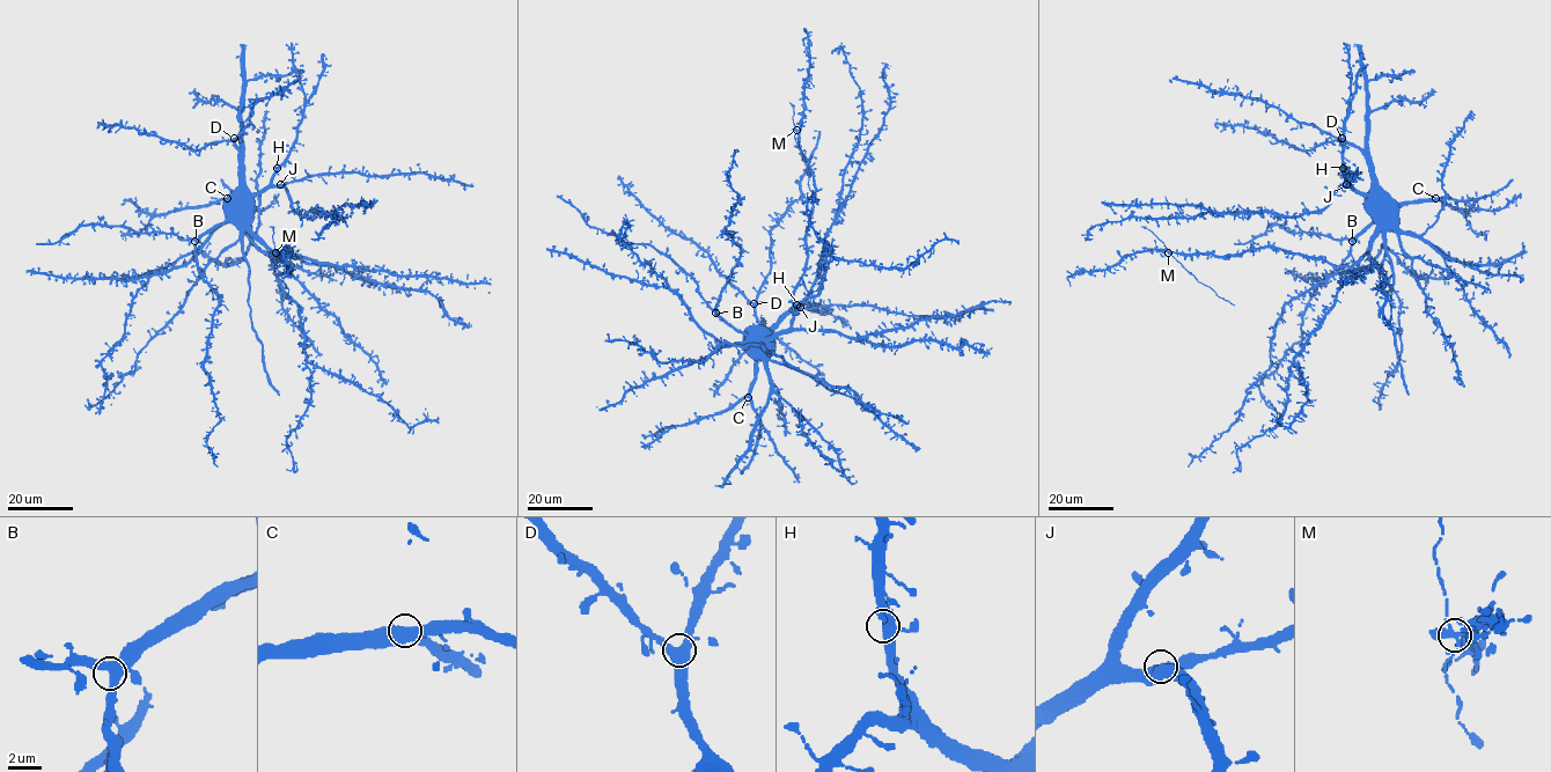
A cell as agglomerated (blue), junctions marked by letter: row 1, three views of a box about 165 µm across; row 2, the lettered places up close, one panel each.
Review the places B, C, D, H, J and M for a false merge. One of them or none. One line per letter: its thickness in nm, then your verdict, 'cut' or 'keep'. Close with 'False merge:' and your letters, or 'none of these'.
B: 400 nm thick; keep
C: 420 nm thick; keep
D: 400 nm thick; keep
H: 400 nm thick; keep
J: 400 nm thick; keep
M: 280 nm thick; keep
False merge: none of these

